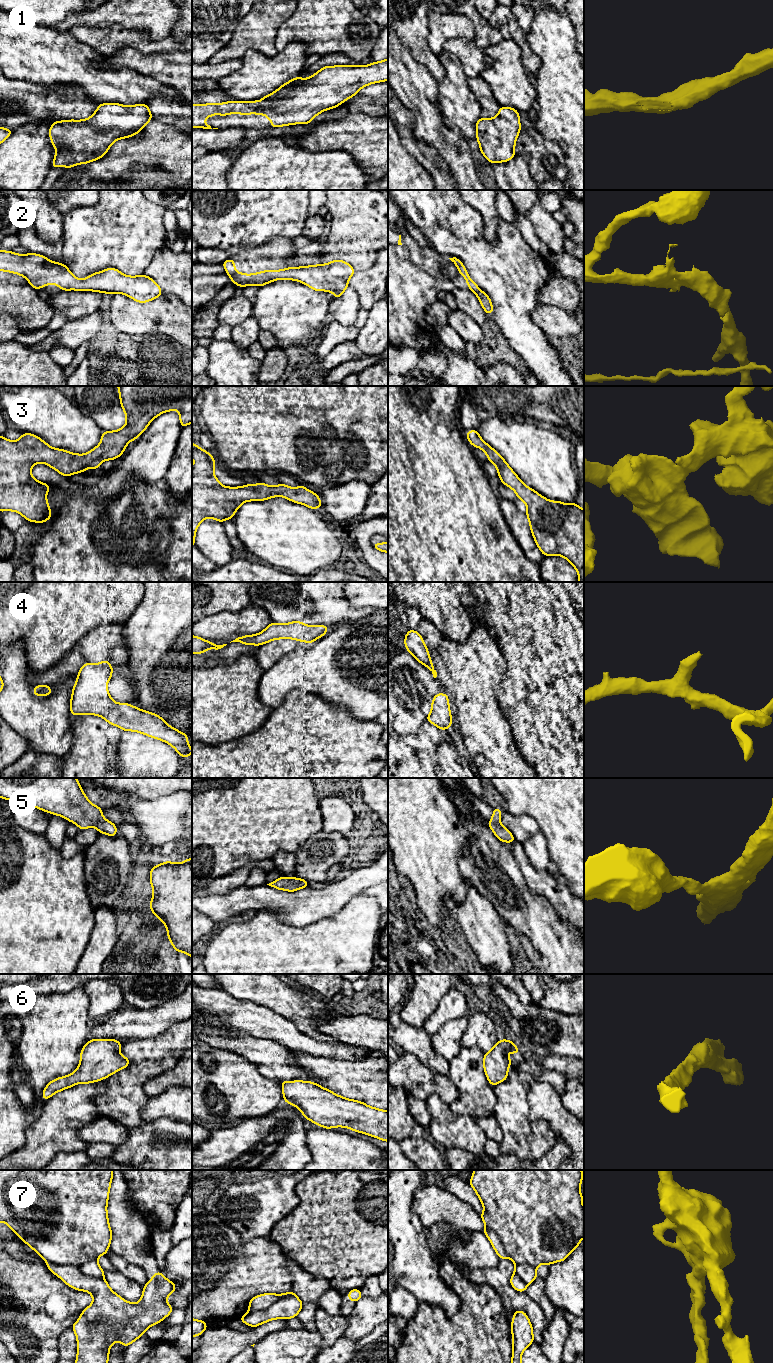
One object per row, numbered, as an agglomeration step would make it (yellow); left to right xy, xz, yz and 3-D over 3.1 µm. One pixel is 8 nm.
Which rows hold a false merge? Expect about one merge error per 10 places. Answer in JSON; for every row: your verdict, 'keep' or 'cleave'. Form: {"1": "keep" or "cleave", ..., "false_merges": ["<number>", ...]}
{"1": "keep", "2": "keep", "3": "keep", "4": "keep", "5": "keep", "6": "keep", "7": "cleave", "false_merges": ["7"]}

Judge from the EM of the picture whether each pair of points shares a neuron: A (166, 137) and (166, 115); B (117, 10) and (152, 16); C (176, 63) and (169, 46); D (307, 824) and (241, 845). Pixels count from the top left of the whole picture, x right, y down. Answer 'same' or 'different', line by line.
A: different
B: same
C: different
D: same

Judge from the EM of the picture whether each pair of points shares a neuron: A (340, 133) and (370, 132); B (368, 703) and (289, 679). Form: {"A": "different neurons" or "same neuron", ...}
{"A": "same neuron", "B": "same neuron"}

